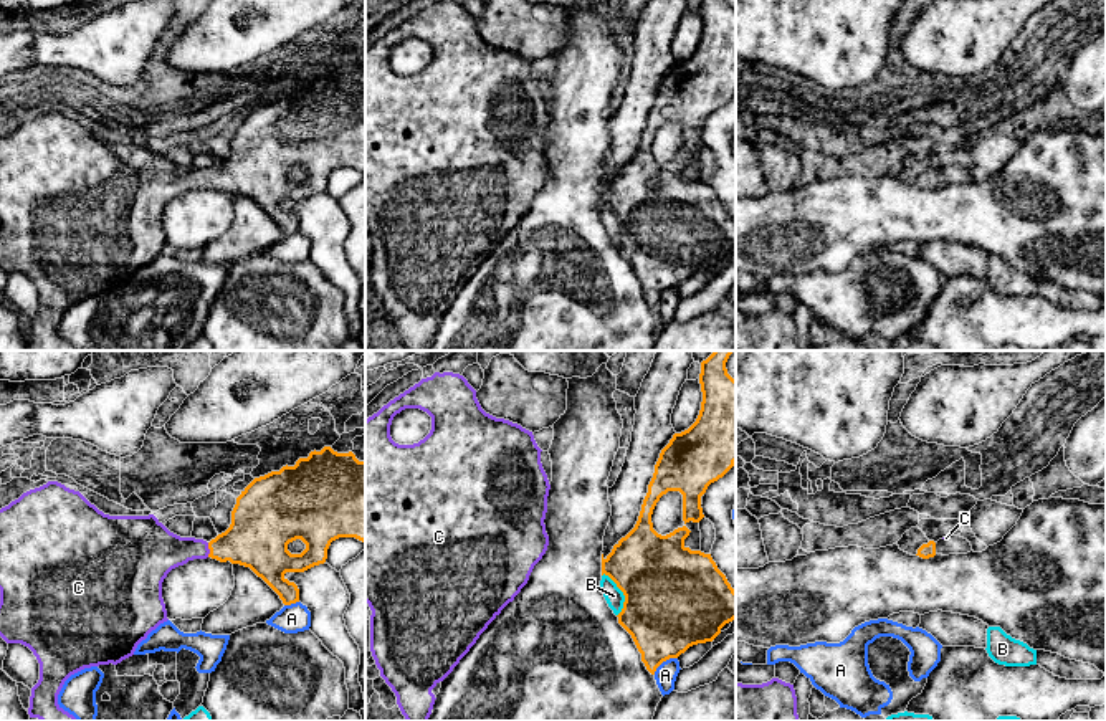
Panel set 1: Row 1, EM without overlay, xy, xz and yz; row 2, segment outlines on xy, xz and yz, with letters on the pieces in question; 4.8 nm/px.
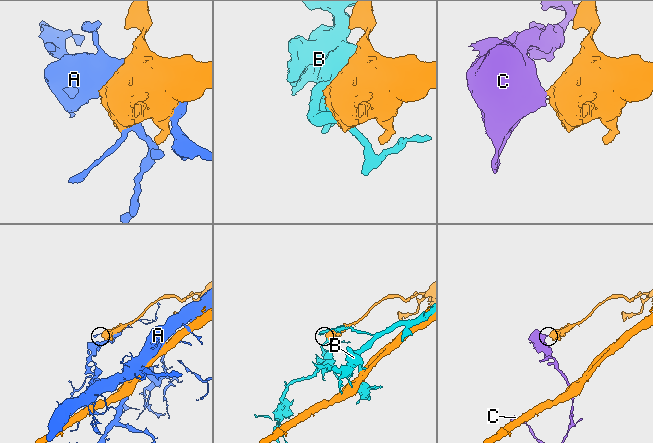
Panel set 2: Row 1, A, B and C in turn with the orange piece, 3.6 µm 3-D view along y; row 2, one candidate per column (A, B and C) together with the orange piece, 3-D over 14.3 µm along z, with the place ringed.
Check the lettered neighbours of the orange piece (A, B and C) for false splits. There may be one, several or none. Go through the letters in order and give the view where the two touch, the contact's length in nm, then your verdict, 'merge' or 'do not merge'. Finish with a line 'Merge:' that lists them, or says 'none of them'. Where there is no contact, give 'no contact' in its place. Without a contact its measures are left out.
A: contact in xz; length 150 nm; do not merge
B: contact in xz; length 220 nm; do not merge
C: contact in xy; length 70 nm; merge
Merge: C

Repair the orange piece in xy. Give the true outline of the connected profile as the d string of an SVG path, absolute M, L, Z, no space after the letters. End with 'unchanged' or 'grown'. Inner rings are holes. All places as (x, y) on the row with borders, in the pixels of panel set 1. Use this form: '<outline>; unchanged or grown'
M331 446L255 478L236 498L230 528L210 542L180 537L154 514L104 514L58 481L23 493L0 509L0 637L28 647L40 663L30 718L78 721L58 704L64 681L84 668L132 657L137 645L169 620L162 582L172 569L193 559L230 561L250 567L291 605L299 602L299 589L284 574L324 564L331 542L339 537L365 542L365 461ZM296 539L306 544L301 554L288 551Z; grown

